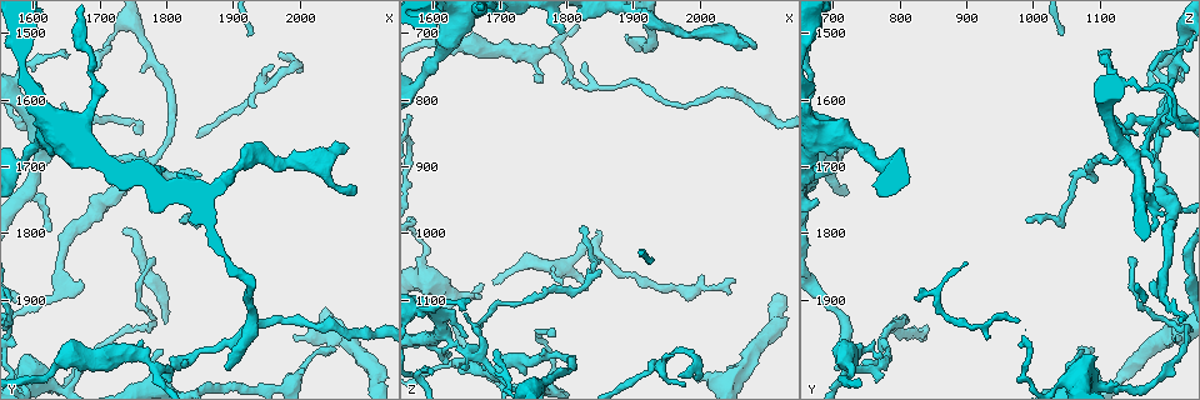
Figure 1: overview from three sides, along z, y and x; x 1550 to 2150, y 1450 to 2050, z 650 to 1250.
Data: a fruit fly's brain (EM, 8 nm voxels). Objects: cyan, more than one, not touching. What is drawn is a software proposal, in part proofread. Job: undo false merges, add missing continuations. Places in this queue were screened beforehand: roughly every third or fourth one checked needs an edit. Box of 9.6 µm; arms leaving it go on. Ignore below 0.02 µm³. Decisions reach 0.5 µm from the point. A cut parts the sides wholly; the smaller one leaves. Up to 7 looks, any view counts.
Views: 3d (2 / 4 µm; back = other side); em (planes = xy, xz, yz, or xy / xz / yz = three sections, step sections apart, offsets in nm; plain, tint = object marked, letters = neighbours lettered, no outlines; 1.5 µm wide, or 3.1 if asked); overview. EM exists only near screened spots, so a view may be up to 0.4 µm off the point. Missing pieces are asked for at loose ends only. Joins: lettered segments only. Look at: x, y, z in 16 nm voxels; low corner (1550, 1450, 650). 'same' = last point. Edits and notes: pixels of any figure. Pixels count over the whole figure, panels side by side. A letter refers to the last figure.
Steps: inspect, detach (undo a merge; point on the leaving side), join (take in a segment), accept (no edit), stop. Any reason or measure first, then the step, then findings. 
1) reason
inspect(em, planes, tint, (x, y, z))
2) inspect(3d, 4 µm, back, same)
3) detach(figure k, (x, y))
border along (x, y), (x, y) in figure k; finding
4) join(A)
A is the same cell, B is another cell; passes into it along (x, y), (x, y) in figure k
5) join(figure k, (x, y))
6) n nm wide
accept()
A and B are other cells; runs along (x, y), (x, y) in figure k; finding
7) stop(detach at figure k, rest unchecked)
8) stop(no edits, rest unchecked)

an open end
inspect(3d, 2 µm, (1675, 1870, 1175))

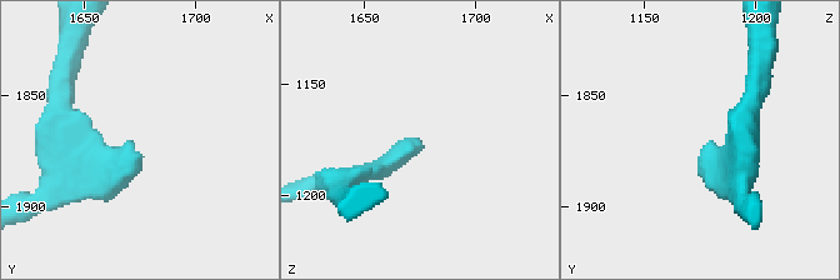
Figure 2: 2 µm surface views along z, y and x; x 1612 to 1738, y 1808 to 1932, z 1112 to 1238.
shape alone is not enough
inspect(em, xy, step 8, tint, (1672, 1873, 1176))

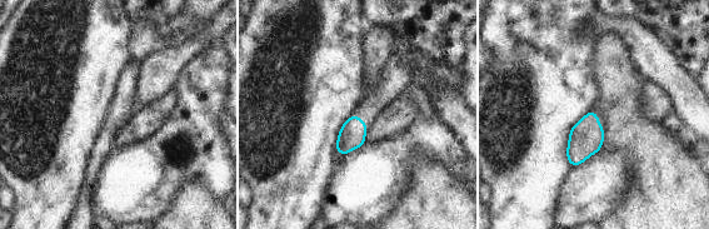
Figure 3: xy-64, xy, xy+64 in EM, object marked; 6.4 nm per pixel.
cut it another way
inspect(em, planes, letters, same)

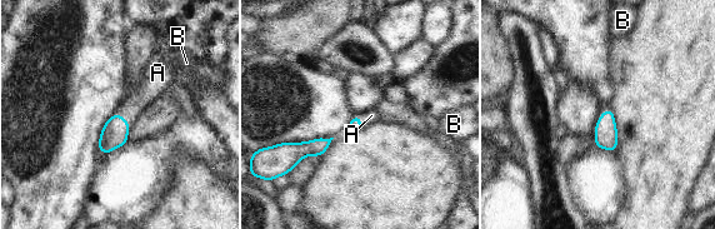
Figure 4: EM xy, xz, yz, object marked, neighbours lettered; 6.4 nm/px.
join(A)
A is the same cell, B is another cell; passes into it along (114, 134), (125, 120), (148, 90) in figure 4; the neuron continues

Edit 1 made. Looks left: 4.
a fork
inspect(3d, 2 µm, (1665, 1630, 1180))

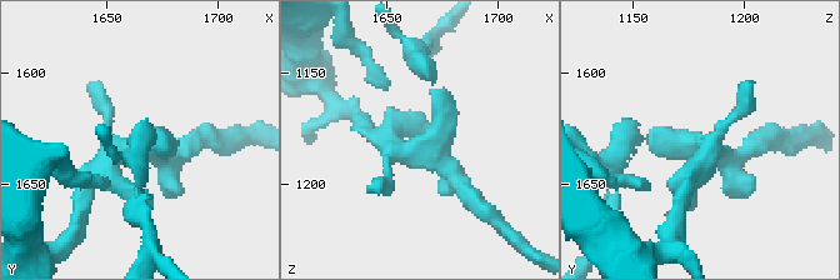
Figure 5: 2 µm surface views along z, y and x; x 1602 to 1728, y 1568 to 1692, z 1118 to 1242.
inspect(em, planes, tint, (1666, 1631, 1182))

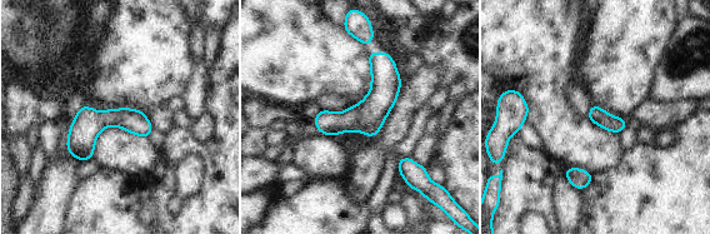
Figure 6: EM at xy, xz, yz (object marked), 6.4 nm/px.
inspect(em, planes, letters, same)

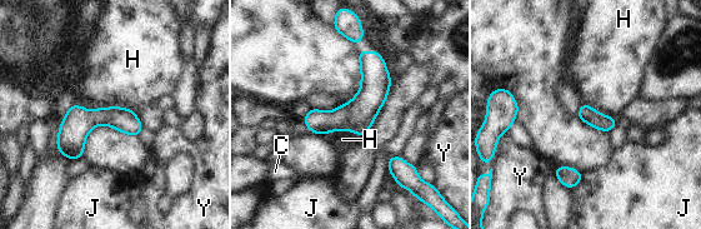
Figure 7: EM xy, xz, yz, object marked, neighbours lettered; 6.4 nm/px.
accept()
C, H, J and Y are other cells; runs along (374, 54), (374, 89), (311, 127) in figure 7; all the same neuron

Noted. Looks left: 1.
stop(join at figure 4, rest unchecked)

